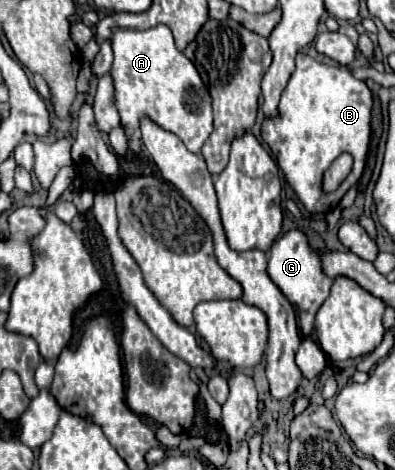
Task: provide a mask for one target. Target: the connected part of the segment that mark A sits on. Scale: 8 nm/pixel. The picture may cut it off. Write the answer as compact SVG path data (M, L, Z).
M164 25L146 31L114 29L112 51L116 109L126 127L130 149L138 151L142 145L138 123L140 117L146 115L162 129L178 135L188 145L188 151L200 153L202 143L212 133L212 99L192 61L176 49L172 31Z

